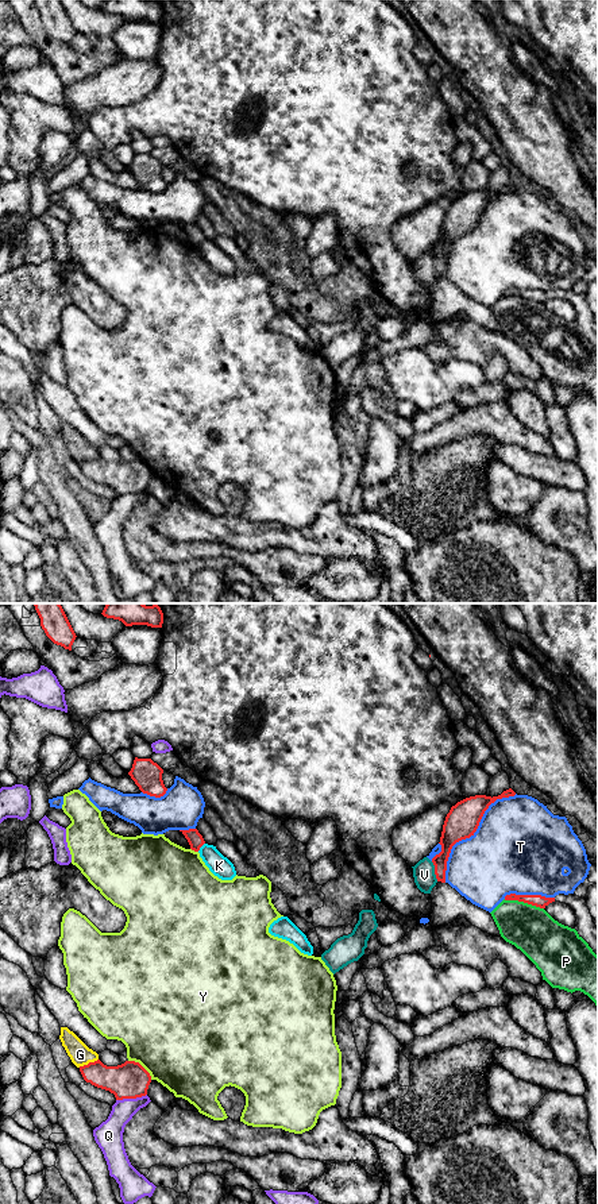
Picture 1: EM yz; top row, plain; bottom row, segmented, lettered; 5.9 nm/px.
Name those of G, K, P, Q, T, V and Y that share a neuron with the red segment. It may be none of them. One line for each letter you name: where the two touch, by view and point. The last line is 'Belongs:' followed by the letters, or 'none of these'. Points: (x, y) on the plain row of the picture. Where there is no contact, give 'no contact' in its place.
Belongs: none of these

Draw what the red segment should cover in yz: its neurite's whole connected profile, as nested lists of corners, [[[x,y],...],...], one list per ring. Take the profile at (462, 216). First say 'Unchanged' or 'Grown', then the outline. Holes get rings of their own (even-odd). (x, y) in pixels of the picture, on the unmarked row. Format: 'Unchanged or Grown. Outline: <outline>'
Unchanged. Outline: [[[509,184],[498,192],[475,190],[458,197],[445,212],[440,232],[441,247],[432,254],[437,277],[445,278],[447,256],[452,242],[477,227],[479,217],[491,198],[497,194],[514,192]]]

